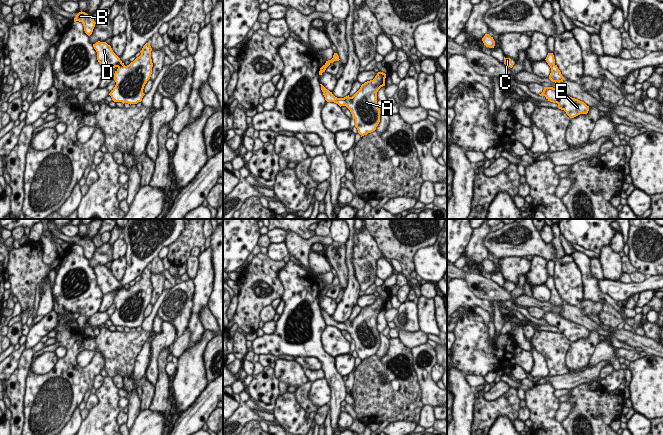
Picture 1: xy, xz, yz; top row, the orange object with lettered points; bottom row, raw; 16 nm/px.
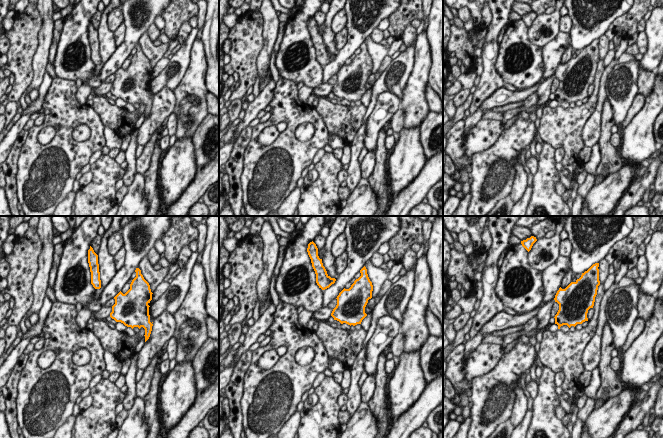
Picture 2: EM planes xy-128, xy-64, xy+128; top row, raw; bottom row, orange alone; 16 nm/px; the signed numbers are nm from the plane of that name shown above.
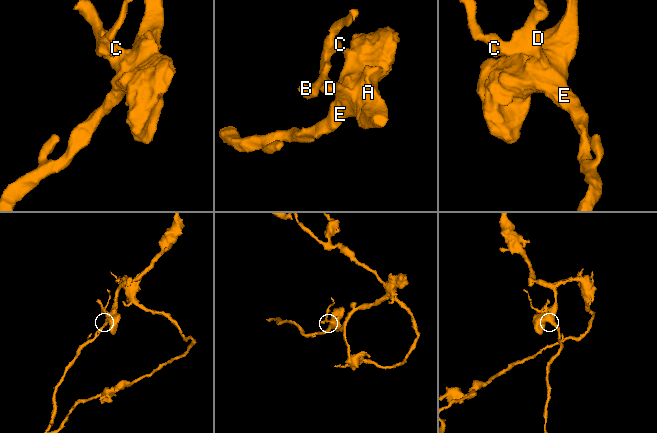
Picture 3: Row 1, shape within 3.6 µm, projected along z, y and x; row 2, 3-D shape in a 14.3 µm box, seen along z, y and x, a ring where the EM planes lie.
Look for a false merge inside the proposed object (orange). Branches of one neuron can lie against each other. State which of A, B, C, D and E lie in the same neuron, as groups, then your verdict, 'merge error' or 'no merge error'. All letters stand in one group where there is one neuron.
A B C D E | no merge error

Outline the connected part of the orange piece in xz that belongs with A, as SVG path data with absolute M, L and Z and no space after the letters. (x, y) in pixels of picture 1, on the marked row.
M378 72L373 80L361 85L360 89L352 96L344 98L335 97L322 84L321 90L327 102L334 102L346 106L355 119L355 127L362 136L376 130L380 122L380 108L377 106L377 92L385 86L386 74Z

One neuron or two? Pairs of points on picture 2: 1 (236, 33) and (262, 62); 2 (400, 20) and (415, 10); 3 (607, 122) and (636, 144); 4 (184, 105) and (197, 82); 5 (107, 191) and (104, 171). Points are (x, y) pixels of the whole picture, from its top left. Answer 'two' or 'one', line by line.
1: two
2: one
3: two
4: one
5: one

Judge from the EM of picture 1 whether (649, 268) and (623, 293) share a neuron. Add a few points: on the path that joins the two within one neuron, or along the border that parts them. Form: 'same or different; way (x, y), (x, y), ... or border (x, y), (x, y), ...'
different; border (652, 275), (648, 277)

